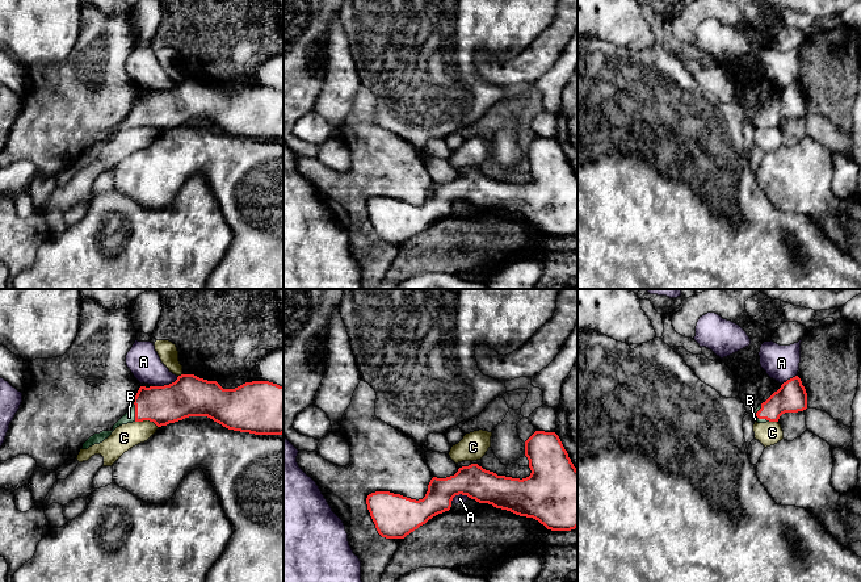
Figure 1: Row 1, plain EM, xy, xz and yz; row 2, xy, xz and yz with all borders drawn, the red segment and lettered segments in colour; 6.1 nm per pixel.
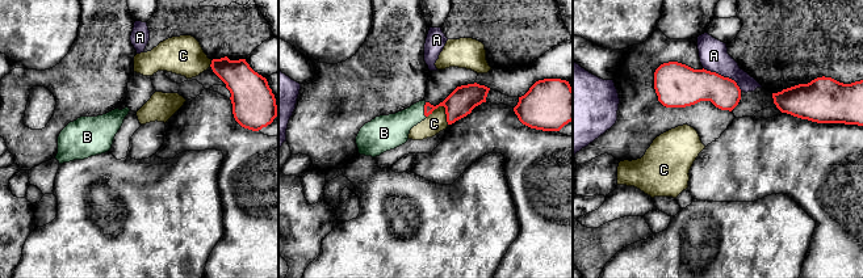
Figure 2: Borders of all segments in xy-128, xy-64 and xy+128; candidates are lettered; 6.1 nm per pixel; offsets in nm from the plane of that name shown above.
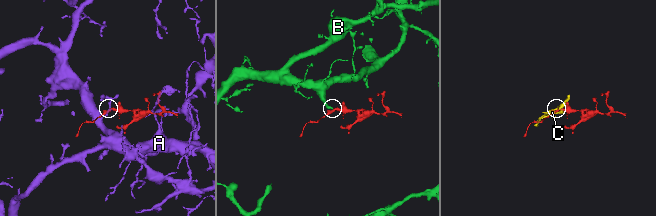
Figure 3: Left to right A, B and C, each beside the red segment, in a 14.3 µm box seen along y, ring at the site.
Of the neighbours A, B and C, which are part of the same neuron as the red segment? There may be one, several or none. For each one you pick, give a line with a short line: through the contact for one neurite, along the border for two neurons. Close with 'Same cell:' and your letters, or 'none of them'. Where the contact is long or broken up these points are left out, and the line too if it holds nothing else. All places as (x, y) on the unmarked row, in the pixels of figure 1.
Same cell: B

